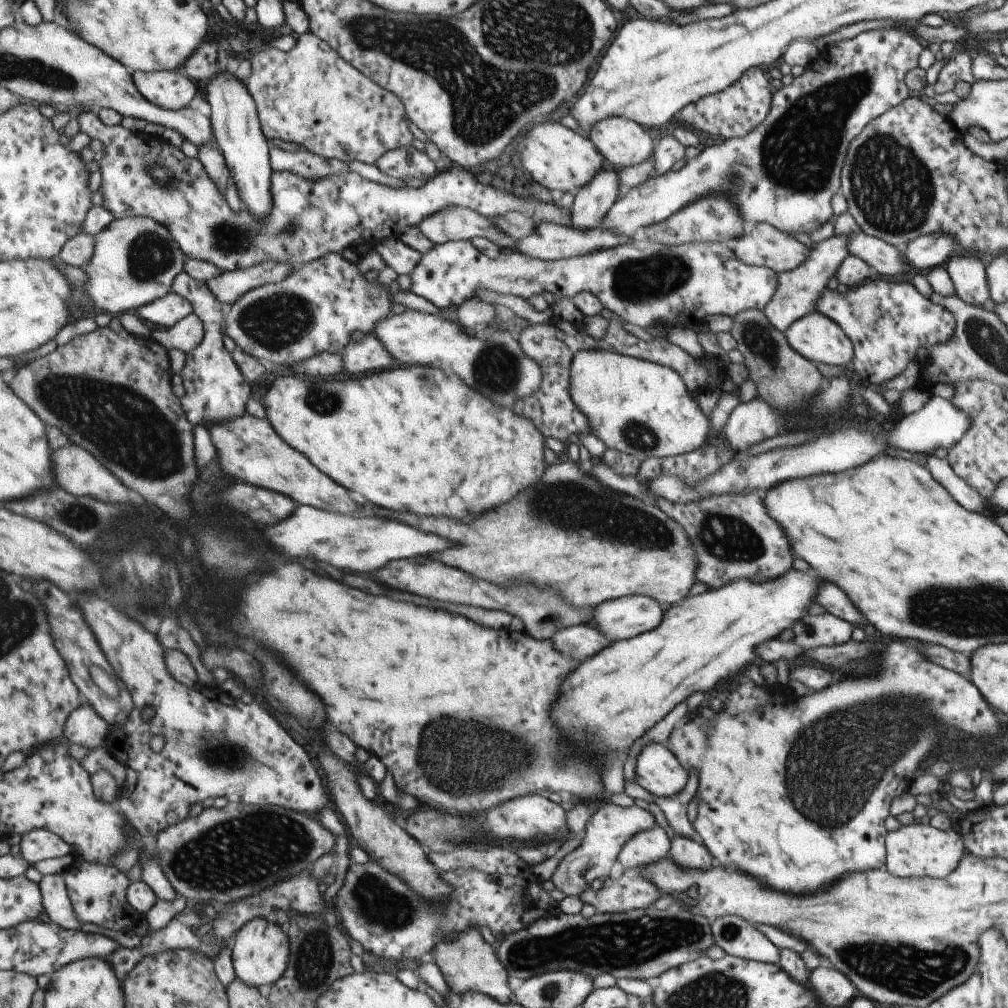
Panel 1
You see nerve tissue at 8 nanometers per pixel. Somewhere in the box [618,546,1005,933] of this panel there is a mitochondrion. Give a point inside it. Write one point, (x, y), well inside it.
(828, 789)

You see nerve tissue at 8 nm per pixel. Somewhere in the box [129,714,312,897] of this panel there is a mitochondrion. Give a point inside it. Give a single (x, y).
(221, 755)

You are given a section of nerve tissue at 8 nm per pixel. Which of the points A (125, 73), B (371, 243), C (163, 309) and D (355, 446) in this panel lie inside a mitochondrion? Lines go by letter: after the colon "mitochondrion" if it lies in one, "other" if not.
A: other
B: other
C: other
D: other

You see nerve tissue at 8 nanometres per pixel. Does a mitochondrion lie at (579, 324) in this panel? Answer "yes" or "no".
no

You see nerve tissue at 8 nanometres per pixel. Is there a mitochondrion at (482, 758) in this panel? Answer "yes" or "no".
yes

